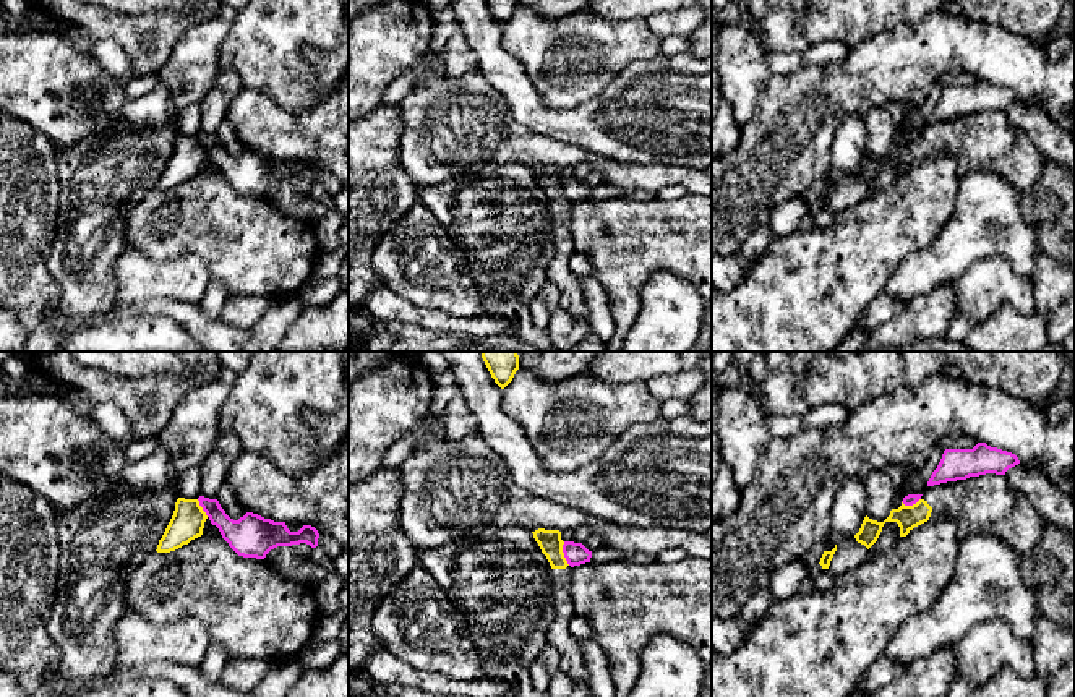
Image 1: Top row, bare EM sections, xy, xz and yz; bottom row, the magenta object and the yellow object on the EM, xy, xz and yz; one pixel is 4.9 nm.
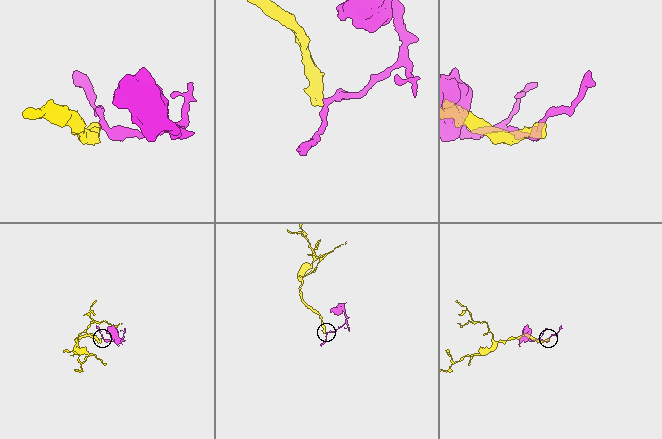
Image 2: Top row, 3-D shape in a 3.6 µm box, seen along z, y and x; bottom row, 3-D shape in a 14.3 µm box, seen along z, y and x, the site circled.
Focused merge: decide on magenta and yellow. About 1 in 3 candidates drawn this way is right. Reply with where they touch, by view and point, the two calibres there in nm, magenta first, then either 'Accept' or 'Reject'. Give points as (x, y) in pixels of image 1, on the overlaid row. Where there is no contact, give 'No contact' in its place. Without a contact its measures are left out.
Touches magenta at xz (563, 551). Thickness 110 nm (magenta) against 120 nm. Reject

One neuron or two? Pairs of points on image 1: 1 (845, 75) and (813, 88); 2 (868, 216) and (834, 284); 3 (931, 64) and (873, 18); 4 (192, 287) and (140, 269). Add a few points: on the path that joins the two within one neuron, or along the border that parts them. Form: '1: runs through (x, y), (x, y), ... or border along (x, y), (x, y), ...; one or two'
1: runs through (837, 83), (832, 88), (821, 88); one
2: runs through (868, 232), (868, 240), (843, 268); one
3: border along (903, 21), (853, 44); two
4: runs through (179, 277), (153, 276); one

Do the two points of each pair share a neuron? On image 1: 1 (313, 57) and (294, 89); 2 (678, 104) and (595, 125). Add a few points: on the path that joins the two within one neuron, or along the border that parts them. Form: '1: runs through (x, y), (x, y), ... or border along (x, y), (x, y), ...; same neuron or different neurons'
1: border along (307, 46), (305, 57), (323, 99); different neurons
2: runs through (657, 112), (616, 124); same neuron

